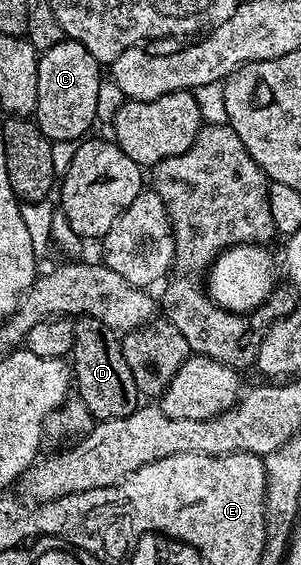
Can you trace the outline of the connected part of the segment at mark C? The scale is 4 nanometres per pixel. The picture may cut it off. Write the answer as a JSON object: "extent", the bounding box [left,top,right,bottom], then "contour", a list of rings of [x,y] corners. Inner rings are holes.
{"extent":[34,39,102,142],"contour":[[[71,39],[54,43],[54,47],[45,49],[40,53],[40,62],[38,63],[38,103],[36,104],[34,120],[36,126],[42,131],[42,135],[46,135],[49,141],[79,142],[87,134],[84,132],[92,124],[97,124],[98,87],[102,80],[100,69],[102,69],[101,62],[96,61],[94,55],[90,55],[90,51],[86,51],[86,47],[82,47],[82,43]]]}

